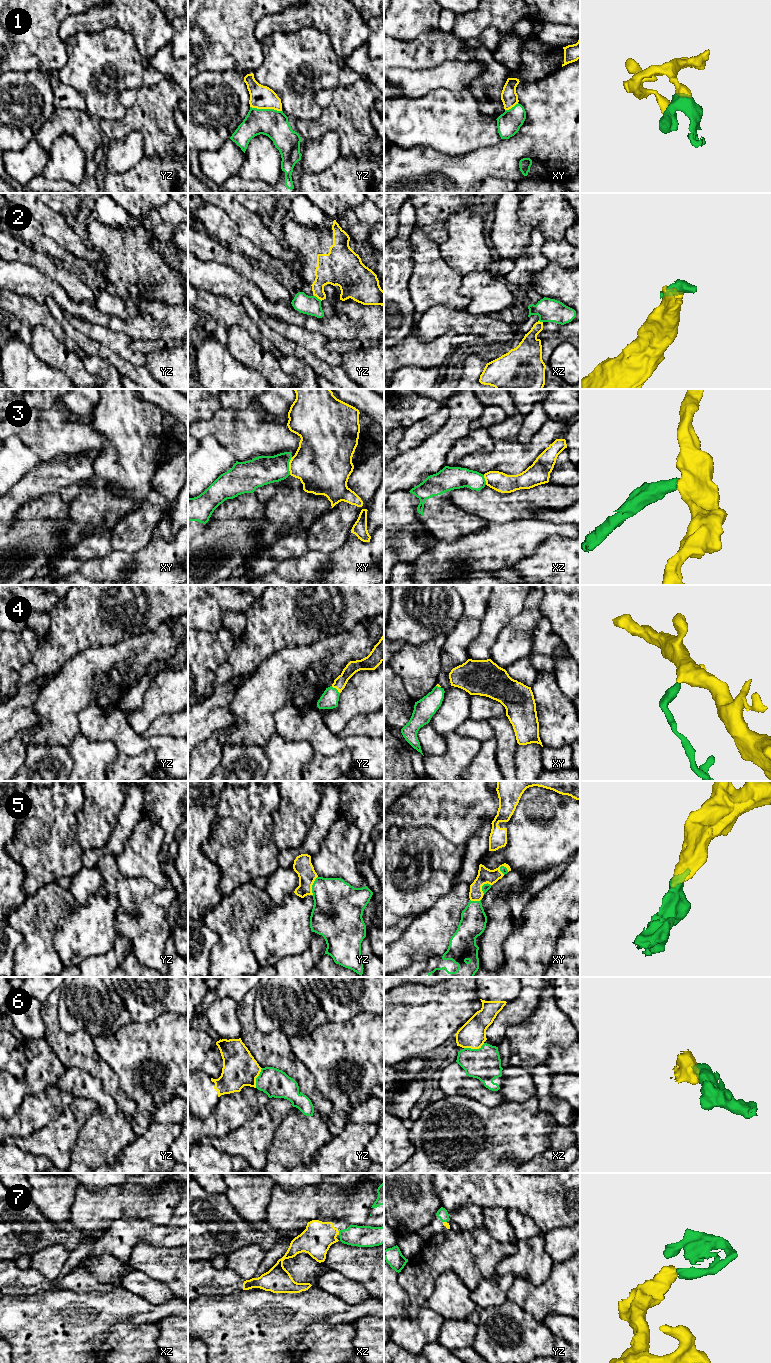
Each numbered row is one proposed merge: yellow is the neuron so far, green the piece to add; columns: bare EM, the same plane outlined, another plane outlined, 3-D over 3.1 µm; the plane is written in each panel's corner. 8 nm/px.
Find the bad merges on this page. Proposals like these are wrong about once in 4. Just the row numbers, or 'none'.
1, 2, 3, 6

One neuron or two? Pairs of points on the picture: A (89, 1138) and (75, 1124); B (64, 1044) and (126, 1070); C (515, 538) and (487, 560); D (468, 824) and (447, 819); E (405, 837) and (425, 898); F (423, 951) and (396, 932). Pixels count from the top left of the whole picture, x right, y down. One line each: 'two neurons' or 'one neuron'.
A: two neurons
B: two neurons
C: one neuron
D: one neuron
E: one neuron
F: two neurons

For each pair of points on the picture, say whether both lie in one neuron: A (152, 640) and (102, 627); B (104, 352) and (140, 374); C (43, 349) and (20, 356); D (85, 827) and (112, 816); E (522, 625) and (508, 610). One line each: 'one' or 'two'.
A: two
B: one
C: two
D: one
E: two

